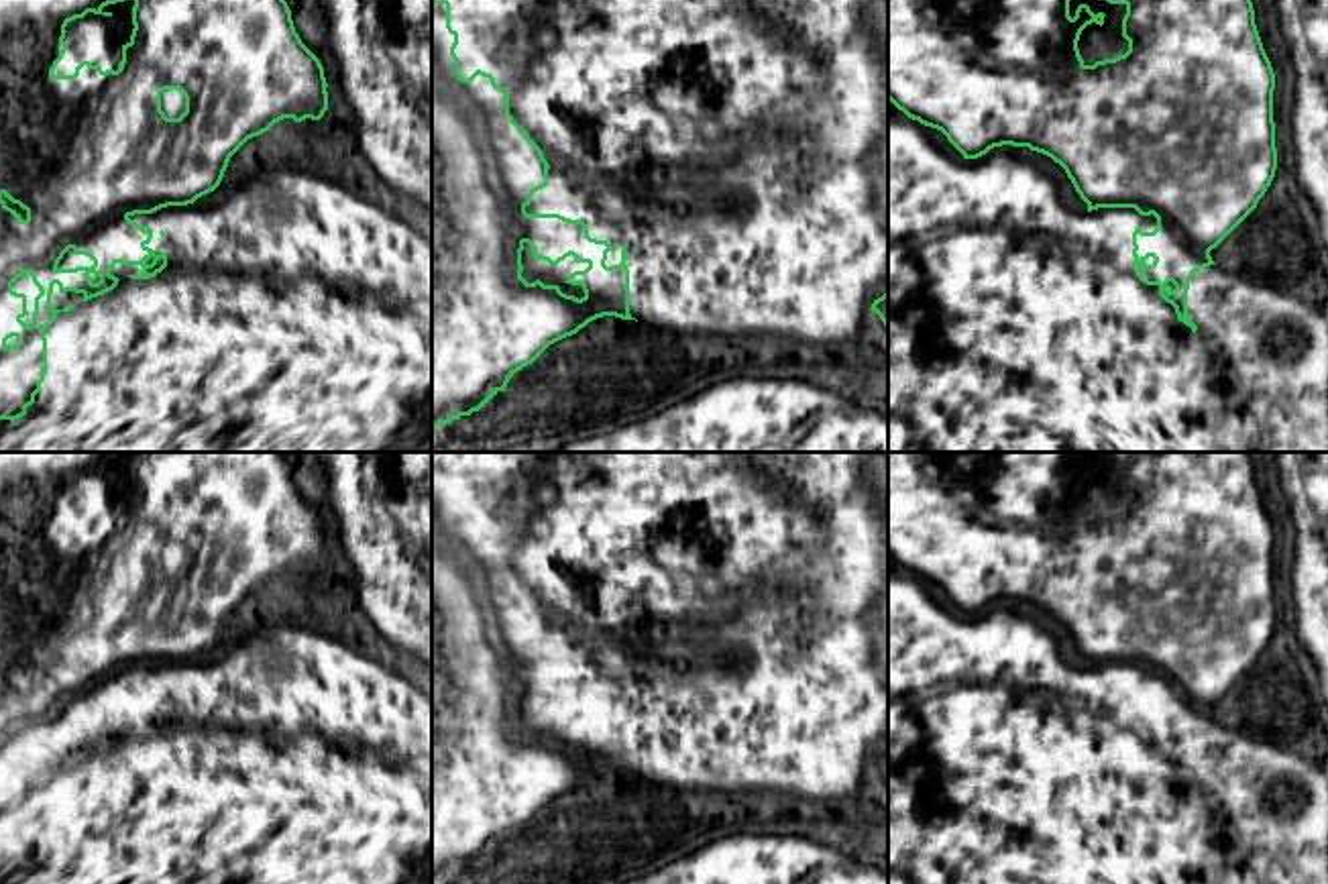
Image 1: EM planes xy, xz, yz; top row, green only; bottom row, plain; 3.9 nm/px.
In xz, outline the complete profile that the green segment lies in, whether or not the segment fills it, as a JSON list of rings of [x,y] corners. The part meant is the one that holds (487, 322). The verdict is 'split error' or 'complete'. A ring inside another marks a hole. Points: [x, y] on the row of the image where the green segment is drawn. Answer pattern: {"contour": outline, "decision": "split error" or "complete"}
{"contour": [[[432,0],[432,432],[485,407],[509,379],[532,365],[550,344],[576,334],[589,322],[615,316],[635,320],[629,314],[629,253],[621,248],[621,263],[607,267],[611,244],[589,236],[585,220],[560,214],[528,214],[532,196],[548,185],[548,161],[542,149],[509,114],[509,96],[491,73],[477,69],[468,79],[458,73],[454,53],[458,33],[450,26],[450,2]],[[523,244],[534,248],[534,261],[558,265],[566,257],[587,263],[564,283],[580,285],[585,295],[566,295],[558,285],[540,279],[528,283],[521,277]]], "decision": "complete"}

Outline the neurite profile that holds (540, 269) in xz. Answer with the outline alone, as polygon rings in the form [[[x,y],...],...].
[[[523,242],[523,251],[521,251],[521,277],[528,283],[534,281],[542,281],[544,285],[558,285],[562,293],[566,295],[574,295],[574,297],[585,297],[585,291],[580,285],[570,285],[566,279],[574,273],[574,271],[585,271],[589,267],[589,263],[576,263],[574,257],[566,257],[564,261],[560,261],[558,265],[550,265],[548,261],[536,261],[534,259],[534,248]]]

